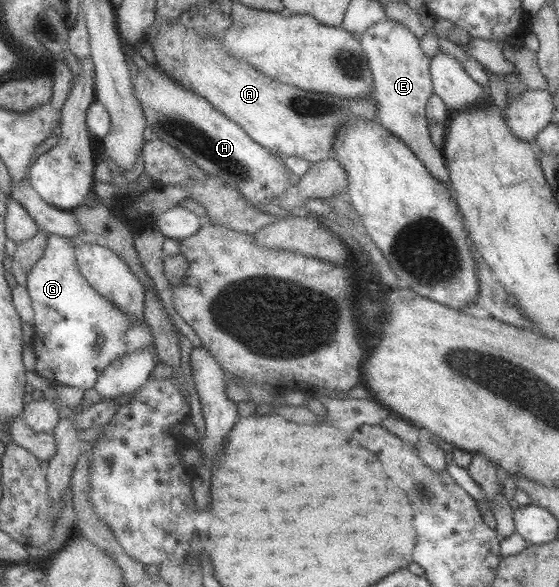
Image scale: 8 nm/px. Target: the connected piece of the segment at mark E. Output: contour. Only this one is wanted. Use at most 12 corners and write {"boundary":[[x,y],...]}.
{"boundary":[[383,18],[359,42],[376,121],[453,195],[424,110],[429,57]]}

